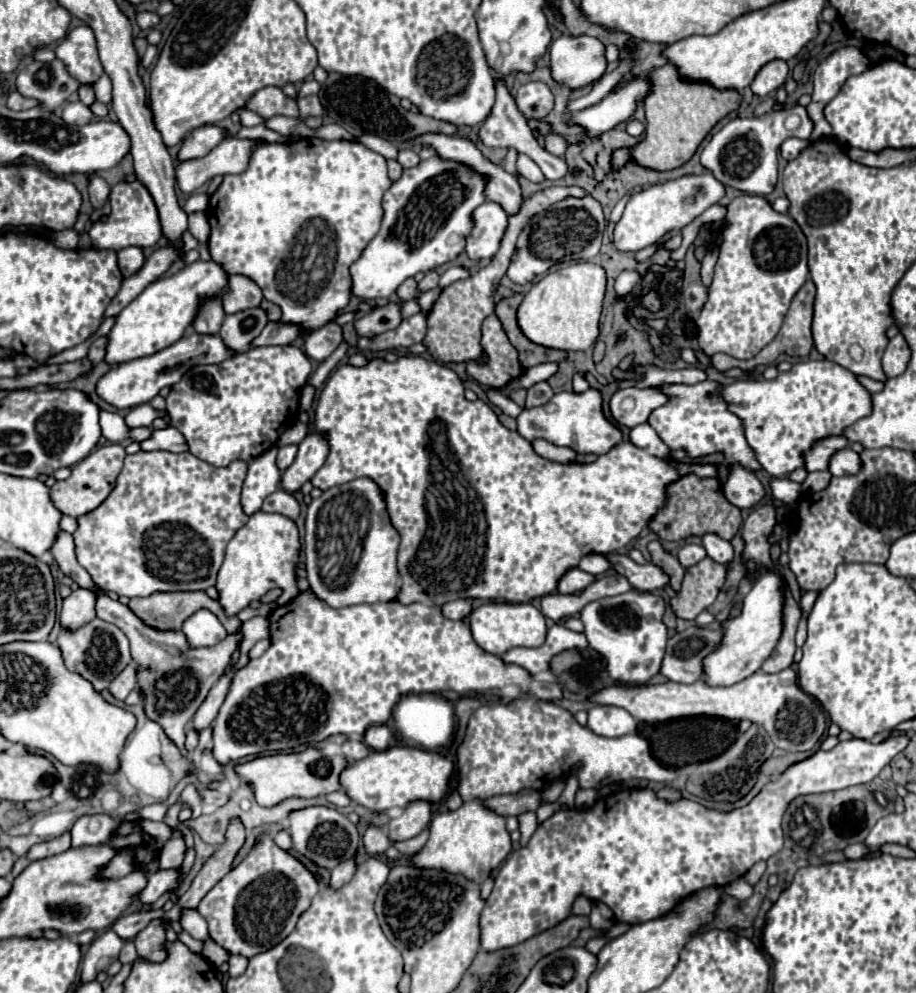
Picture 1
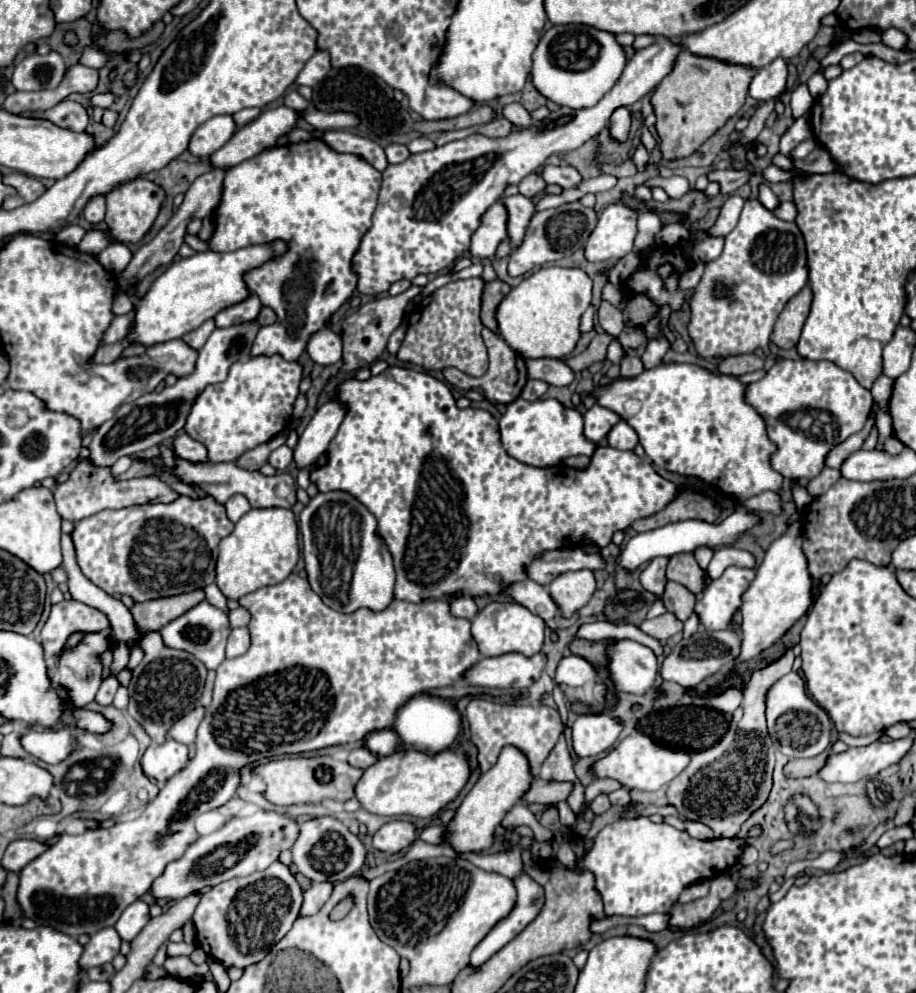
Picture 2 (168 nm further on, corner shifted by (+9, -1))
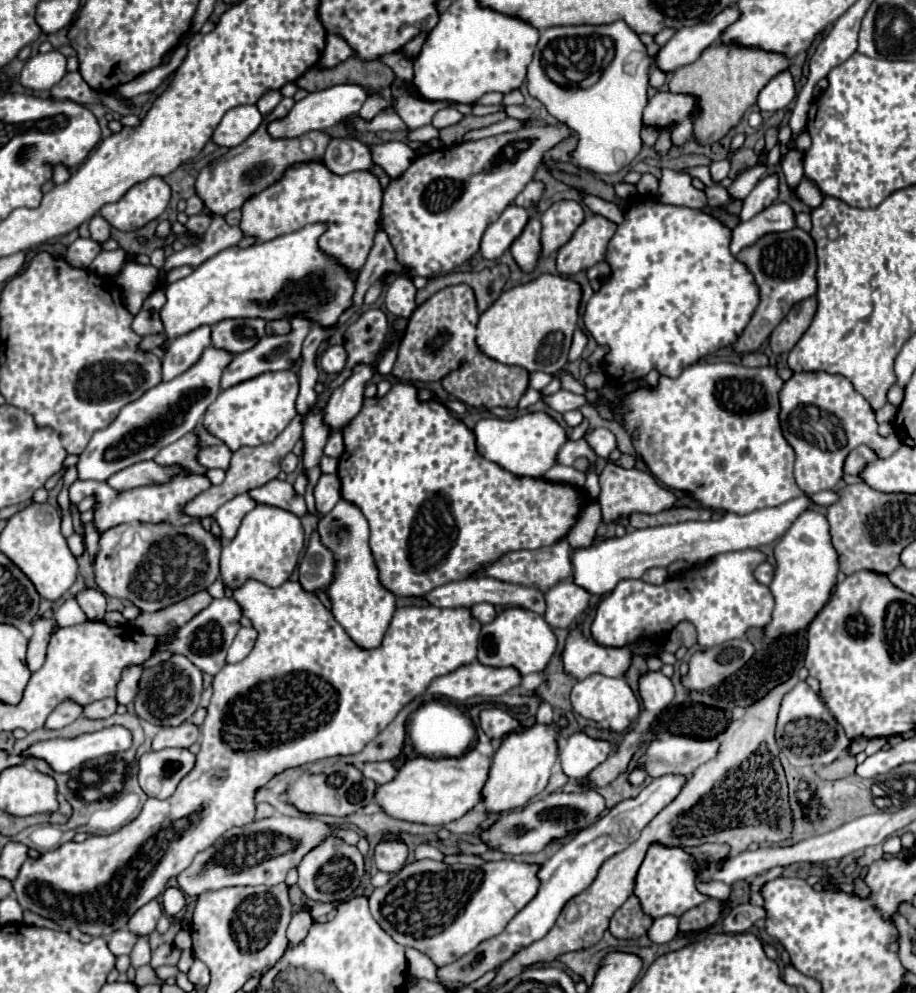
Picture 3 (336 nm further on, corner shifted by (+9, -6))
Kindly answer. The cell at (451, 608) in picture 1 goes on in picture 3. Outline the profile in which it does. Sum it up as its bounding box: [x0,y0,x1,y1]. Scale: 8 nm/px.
[472,603,496,623]

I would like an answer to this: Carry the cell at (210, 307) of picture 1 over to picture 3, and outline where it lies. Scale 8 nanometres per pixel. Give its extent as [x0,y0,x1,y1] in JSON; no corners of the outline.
[162,327,210,381]

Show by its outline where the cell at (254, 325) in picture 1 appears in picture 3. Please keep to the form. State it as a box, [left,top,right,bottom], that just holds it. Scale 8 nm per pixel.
[76,347,234,481]

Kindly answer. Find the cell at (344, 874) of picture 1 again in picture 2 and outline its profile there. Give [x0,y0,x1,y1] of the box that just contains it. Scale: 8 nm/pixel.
[300,882,332,916]

